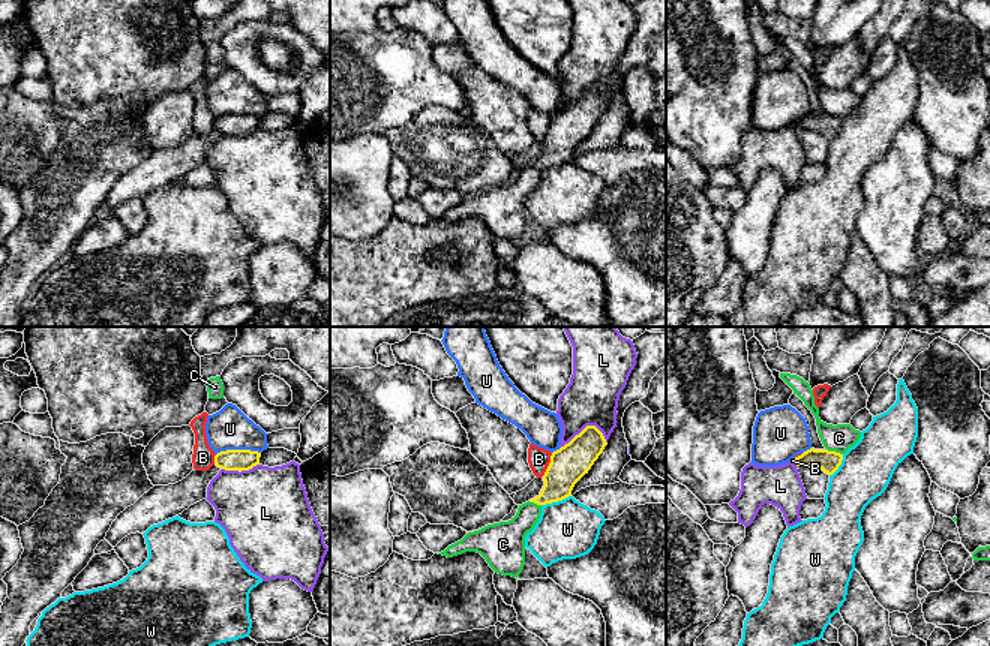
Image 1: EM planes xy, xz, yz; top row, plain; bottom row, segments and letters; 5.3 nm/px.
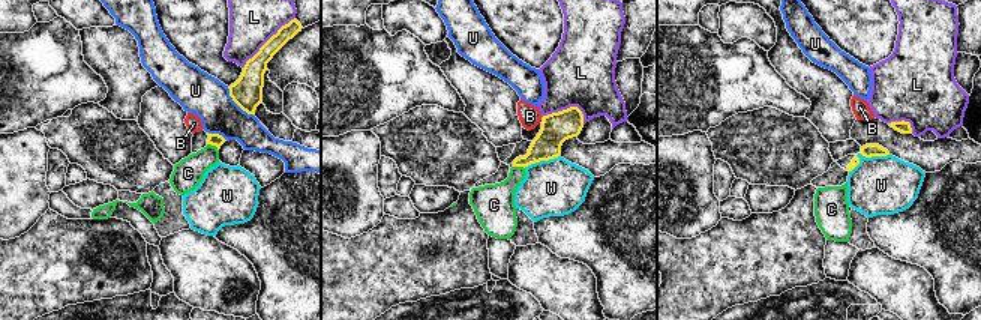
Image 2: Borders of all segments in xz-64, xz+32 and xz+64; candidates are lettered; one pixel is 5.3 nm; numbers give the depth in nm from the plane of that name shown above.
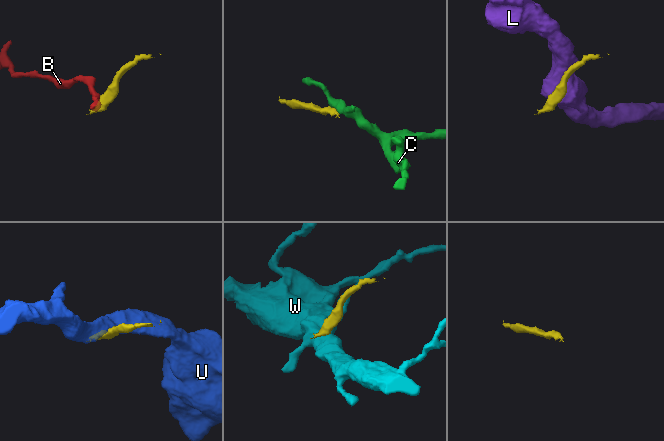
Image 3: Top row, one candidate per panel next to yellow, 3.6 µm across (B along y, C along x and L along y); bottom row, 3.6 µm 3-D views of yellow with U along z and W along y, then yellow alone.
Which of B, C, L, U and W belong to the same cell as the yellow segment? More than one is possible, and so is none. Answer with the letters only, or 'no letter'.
no letter

